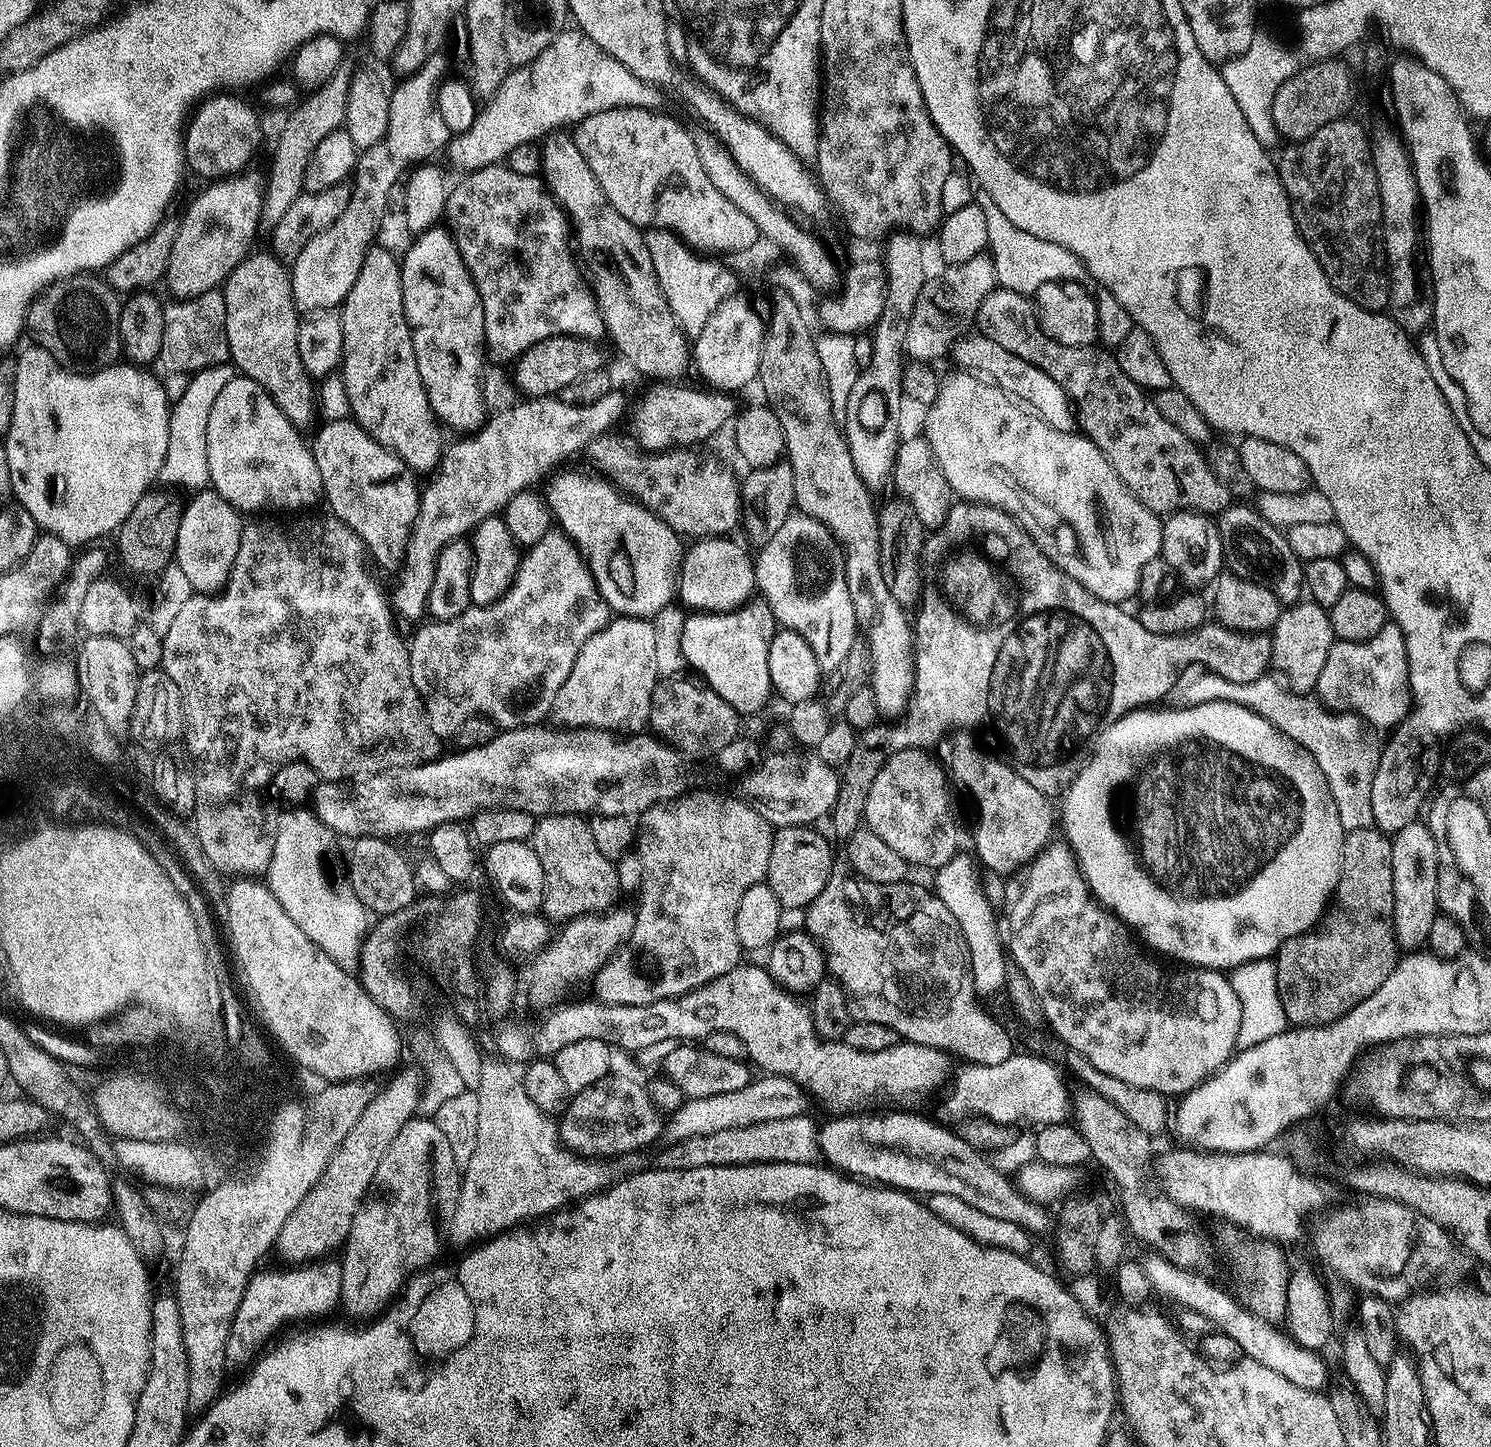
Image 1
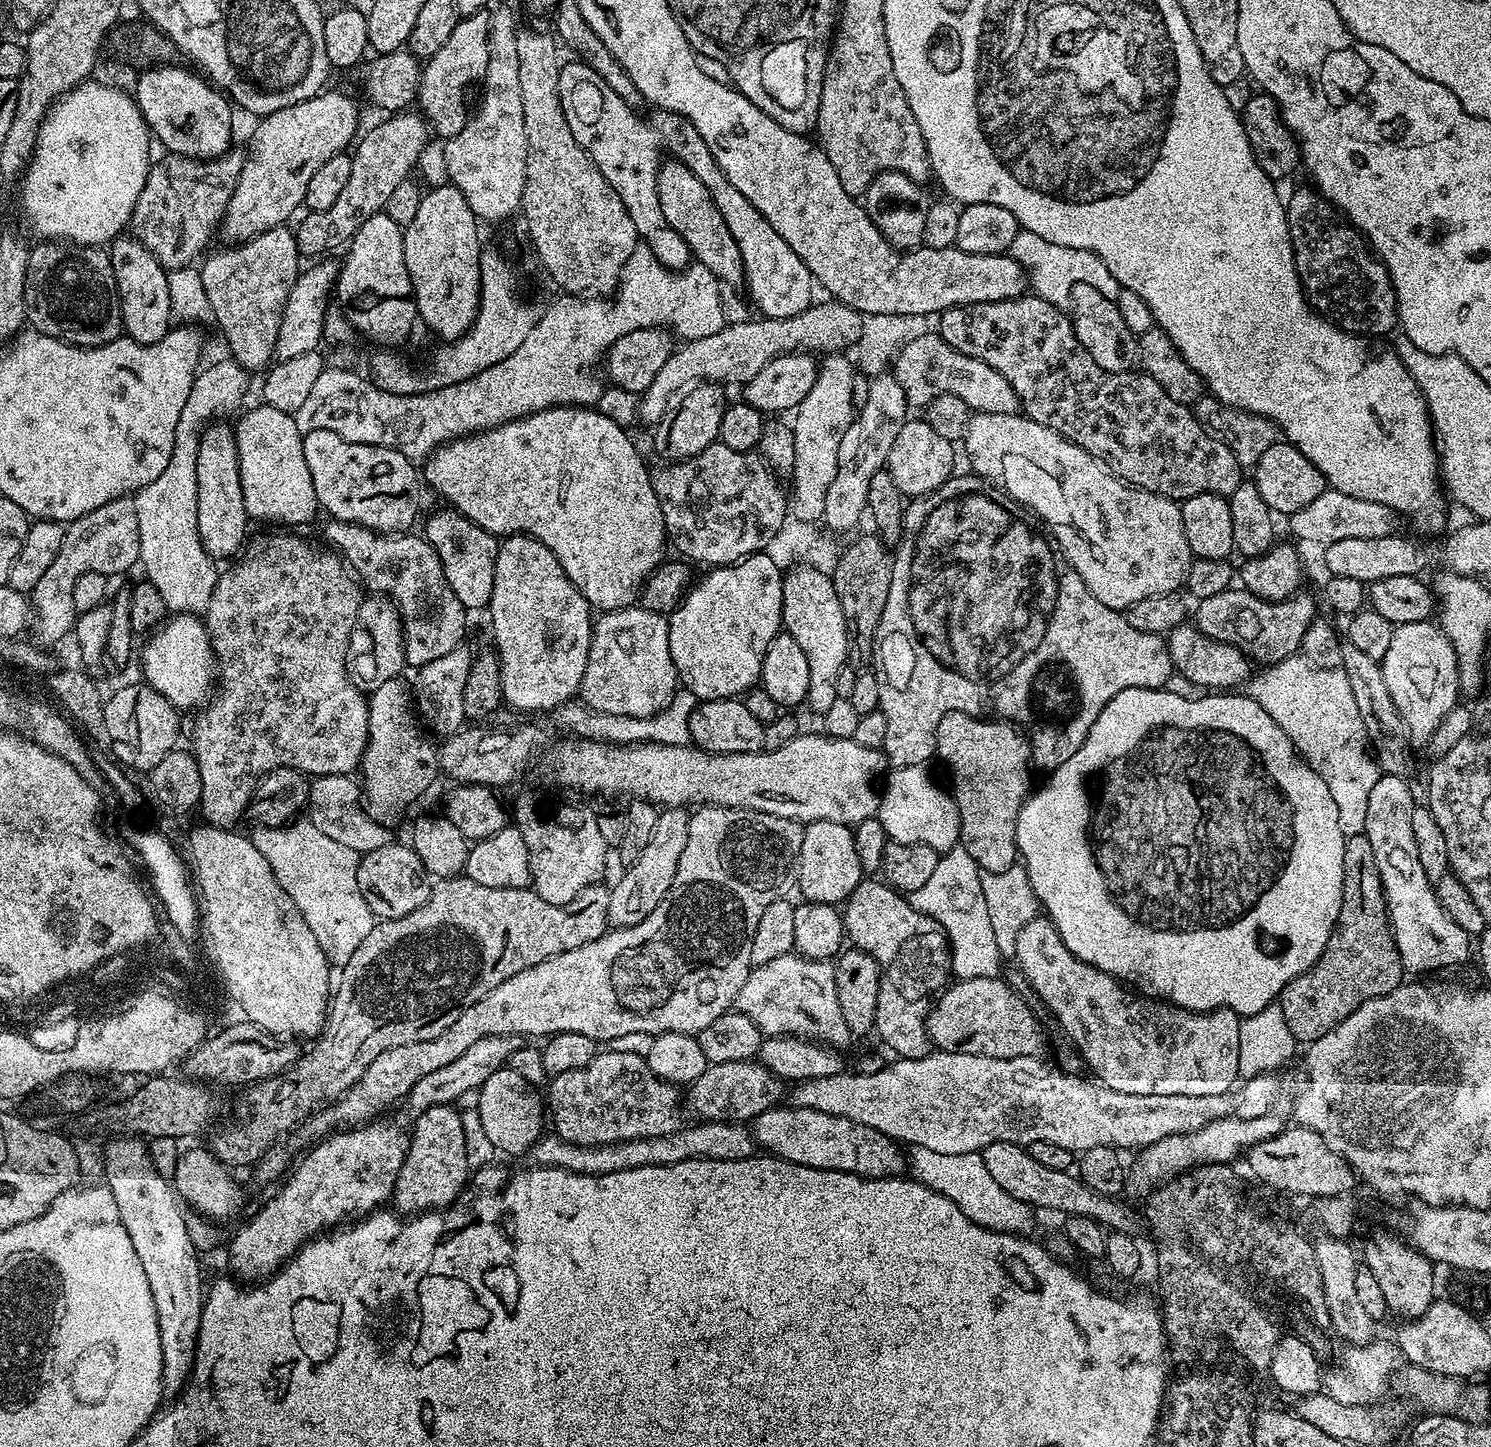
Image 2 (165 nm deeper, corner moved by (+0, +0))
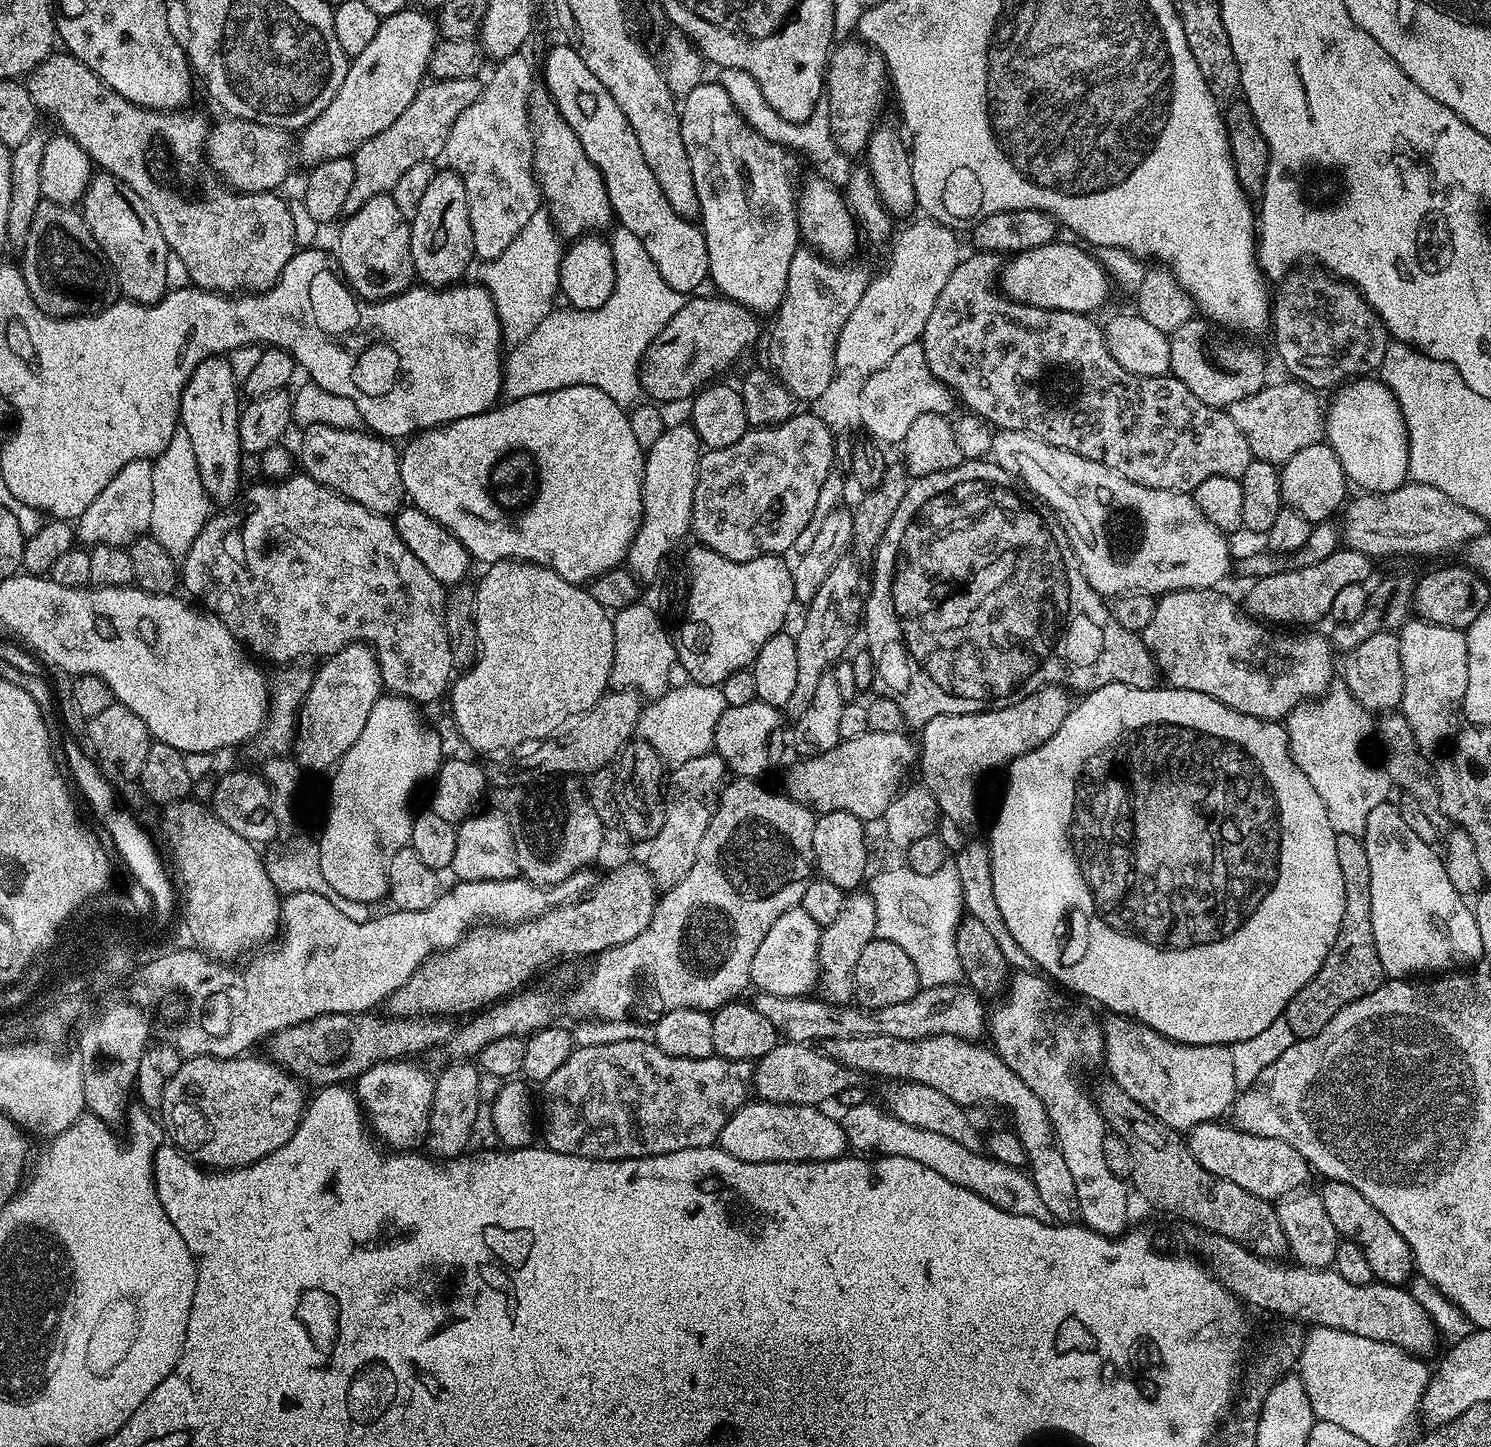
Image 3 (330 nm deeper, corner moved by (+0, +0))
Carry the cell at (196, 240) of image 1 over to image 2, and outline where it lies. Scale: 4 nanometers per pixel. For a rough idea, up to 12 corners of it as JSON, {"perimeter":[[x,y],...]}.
{"perimeter":[[344,92],[263,117],[218,227],[229,245],[289,223],[357,139]]}

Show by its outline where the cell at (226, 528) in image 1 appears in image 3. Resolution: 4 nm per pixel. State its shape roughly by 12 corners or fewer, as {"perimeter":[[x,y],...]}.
{"perimeter":[[206,358],[180,399],[209,501],[241,495],[242,392]]}

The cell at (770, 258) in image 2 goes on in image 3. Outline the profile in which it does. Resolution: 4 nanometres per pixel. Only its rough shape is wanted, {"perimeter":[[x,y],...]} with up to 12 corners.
{"perimeter":[[560,42],[542,84],[670,290],[775,313],[797,157],[719,82],[683,96],[700,195],[666,202],[626,114]]}

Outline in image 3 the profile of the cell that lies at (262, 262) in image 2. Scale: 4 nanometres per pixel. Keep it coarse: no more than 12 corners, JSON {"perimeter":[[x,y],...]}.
{"perimeter":[[64,50],[39,111],[150,210],[195,287],[247,294],[295,256],[289,201],[206,159],[210,123],[122,98]]}

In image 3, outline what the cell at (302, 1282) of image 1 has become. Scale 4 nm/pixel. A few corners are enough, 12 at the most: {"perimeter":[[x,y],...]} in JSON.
{"perimeter":[[408,1058],[370,1066],[354,1091],[397,1152],[428,1139],[436,1076]]}

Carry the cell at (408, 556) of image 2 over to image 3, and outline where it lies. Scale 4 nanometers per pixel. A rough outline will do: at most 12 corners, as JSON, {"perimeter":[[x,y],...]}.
{"perimeter":[[256,484],[182,588],[276,666],[363,642],[420,706],[454,676],[445,585],[389,517]]}

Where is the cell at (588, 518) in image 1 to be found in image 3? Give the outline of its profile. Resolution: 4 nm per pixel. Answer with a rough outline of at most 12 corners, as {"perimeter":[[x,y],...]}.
{"perimeter":[[566,386],[415,433],[404,495],[473,561],[625,563],[645,449]]}

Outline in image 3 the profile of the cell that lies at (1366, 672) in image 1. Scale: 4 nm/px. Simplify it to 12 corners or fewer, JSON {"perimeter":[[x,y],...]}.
{"perimeter":[[1419,618],[1398,635],[1399,711],[1432,754],[1462,728],[1468,638]]}

